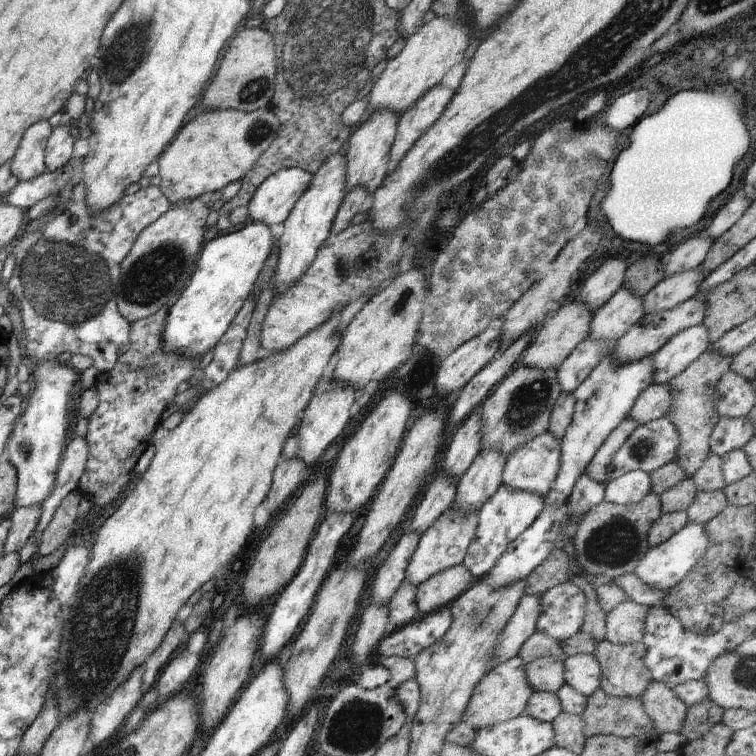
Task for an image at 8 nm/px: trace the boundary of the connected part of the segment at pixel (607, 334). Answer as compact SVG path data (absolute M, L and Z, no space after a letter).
M626 286L620 287L606 304L594 313L590 323L590 338L620 340L634 326L646 310L643 298Z

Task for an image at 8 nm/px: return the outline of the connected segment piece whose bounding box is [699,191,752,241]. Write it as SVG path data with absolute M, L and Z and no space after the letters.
M740 191L717 212L710 226L700 232L699 236L715 241L742 218L750 204L752 204L752 200L743 191Z

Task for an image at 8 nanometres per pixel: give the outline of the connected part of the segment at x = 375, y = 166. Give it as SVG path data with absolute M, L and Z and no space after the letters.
M382 108L374 112L372 116L368 115L368 118L358 125L349 136L348 151L345 155L347 160L346 193L356 186L362 186L372 193L382 184L382 180L386 178L388 169L391 167L390 151L395 139L398 120L398 114Z

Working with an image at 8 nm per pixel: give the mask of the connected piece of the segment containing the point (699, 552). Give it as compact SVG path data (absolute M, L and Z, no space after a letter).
M688 522L680 532L670 536L668 541L662 542L660 546L650 547L633 573L646 586L650 586L652 590L660 590L660 592L669 591L673 586L684 580L688 572L696 564L700 566L704 554L708 552L711 545L710 536L708 536L708 532L706 532L703 524Z

